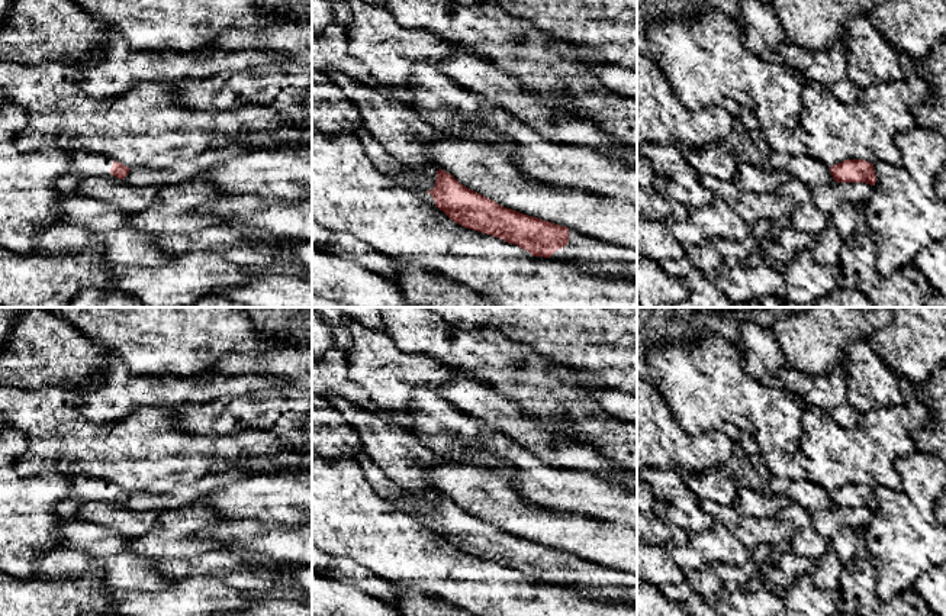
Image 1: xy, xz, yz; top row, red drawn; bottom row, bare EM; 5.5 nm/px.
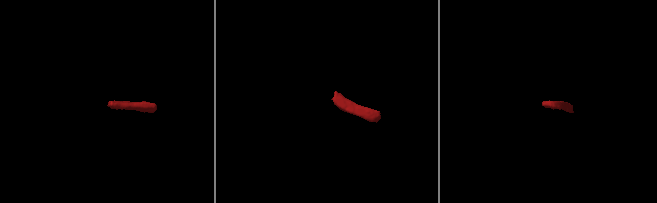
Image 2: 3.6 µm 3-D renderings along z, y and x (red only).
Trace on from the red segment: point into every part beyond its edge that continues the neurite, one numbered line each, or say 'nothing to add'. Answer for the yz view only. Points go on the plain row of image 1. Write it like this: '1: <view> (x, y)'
nothing to add

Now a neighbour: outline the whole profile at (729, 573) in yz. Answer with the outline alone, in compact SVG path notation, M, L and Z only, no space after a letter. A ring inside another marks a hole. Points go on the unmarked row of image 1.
M712 562L710 567L718 574L724 584L737 583L741 588L747 588L754 580L753 571L749 567L728 562Z

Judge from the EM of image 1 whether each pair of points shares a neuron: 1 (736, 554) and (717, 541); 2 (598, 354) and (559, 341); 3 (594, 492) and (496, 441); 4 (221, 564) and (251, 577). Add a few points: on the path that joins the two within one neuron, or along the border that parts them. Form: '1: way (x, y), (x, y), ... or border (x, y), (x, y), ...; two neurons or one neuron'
1: way (731, 551), (721, 545); one neuron
2: way (588, 345), (582, 341), (569, 341); one neuron
3: way (569, 490), (550, 487), (521, 458); one neuron
4: way (228, 564), (244, 571); one neuron

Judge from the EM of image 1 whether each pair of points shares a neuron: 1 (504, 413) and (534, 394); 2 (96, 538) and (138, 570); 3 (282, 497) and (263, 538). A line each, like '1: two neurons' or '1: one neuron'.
1: two neurons
2: one neuron
3: two neurons

